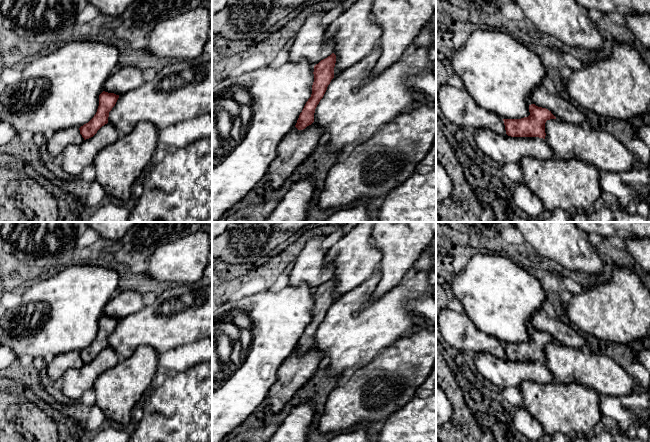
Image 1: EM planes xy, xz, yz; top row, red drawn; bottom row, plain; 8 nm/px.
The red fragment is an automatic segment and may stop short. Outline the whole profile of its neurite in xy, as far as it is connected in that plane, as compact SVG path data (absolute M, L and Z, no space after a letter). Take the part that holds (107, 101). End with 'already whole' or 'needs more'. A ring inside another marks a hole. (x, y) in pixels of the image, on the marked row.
M103 91L99 95L99 106L94 117L79 128L84 140L93 137L97 131L108 123L109 112L115 106L119 95Z; already whole

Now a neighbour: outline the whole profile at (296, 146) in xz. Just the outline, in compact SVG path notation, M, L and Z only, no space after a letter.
M312 123L303 130L294 127L277 146L275 159L268 168L267 190L280 188L284 181L317 148L323 134L321 127Z

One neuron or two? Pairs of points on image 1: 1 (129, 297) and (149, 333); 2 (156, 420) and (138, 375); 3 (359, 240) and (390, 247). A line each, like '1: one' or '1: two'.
1: two
2: two
3: two

